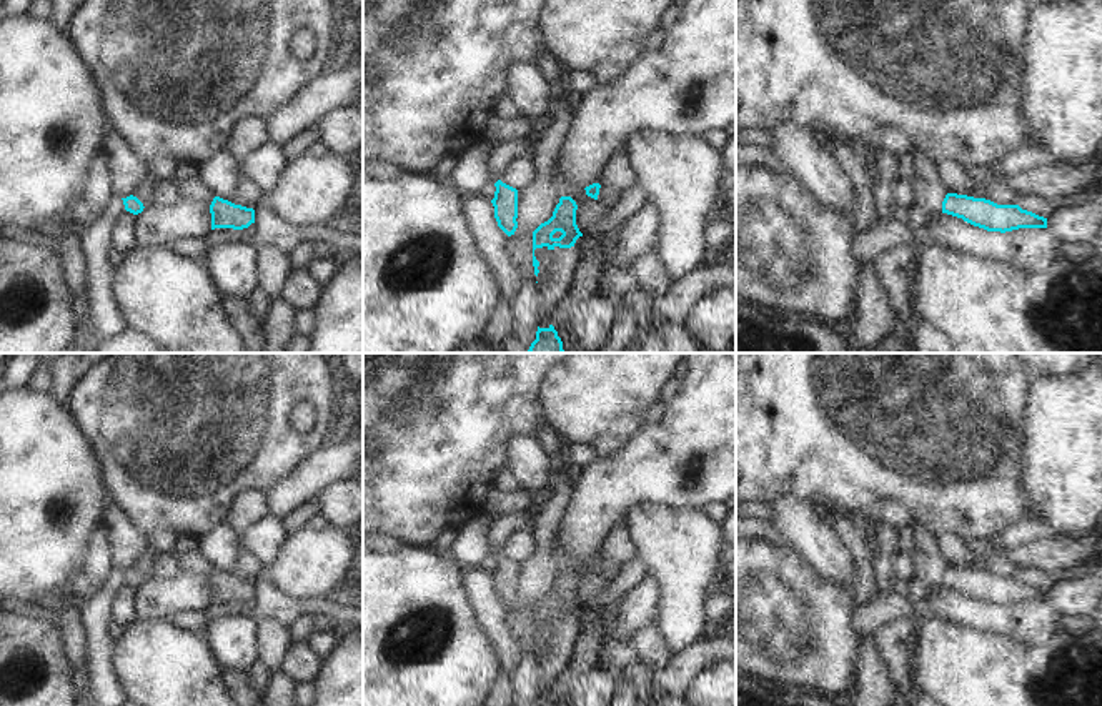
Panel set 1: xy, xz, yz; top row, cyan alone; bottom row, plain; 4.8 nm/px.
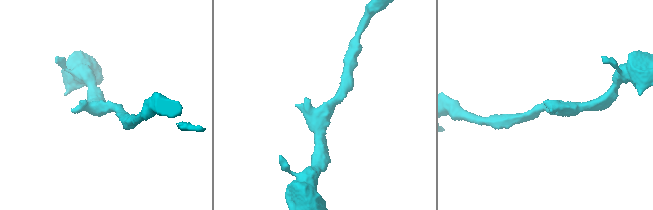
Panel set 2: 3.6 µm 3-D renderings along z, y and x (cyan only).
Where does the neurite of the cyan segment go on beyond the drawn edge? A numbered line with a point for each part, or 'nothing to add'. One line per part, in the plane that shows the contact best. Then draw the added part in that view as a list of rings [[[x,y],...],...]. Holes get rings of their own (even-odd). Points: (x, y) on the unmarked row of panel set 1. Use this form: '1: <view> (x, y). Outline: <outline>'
nothing to add.

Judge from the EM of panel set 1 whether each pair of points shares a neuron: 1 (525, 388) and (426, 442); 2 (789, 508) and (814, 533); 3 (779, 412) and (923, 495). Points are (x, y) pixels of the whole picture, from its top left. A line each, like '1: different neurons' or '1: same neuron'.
1: same neuron
2: same neuron
3: same neuron

